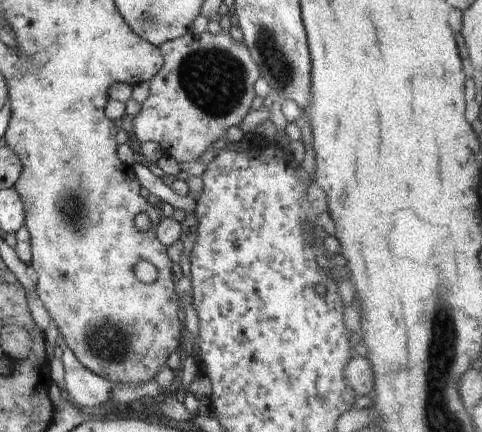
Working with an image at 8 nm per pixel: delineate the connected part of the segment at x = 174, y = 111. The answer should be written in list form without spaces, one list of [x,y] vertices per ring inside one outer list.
[[[189,30],[184,36],[161,44],[159,49],[163,58],[162,68],[149,80],[149,96],[141,104],[140,112],[132,118],[130,130],[138,140],[158,143],[163,152],[176,162],[192,162],[198,160],[216,140],[228,139],[229,132],[238,128],[253,108],[252,100],[256,100],[254,84],[261,77],[260,68],[243,41],[232,39],[226,30],[217,34],[206,30],[199,35]]]

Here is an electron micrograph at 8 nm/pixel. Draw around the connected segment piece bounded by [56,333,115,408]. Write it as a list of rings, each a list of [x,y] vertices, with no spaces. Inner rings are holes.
[[[60,333],[56,340],[56,345],[58,344],[63,352],[61,360],[65,368],[66,397],[80,408],[108,402],[115,383],[98,376],[80,364]]]

